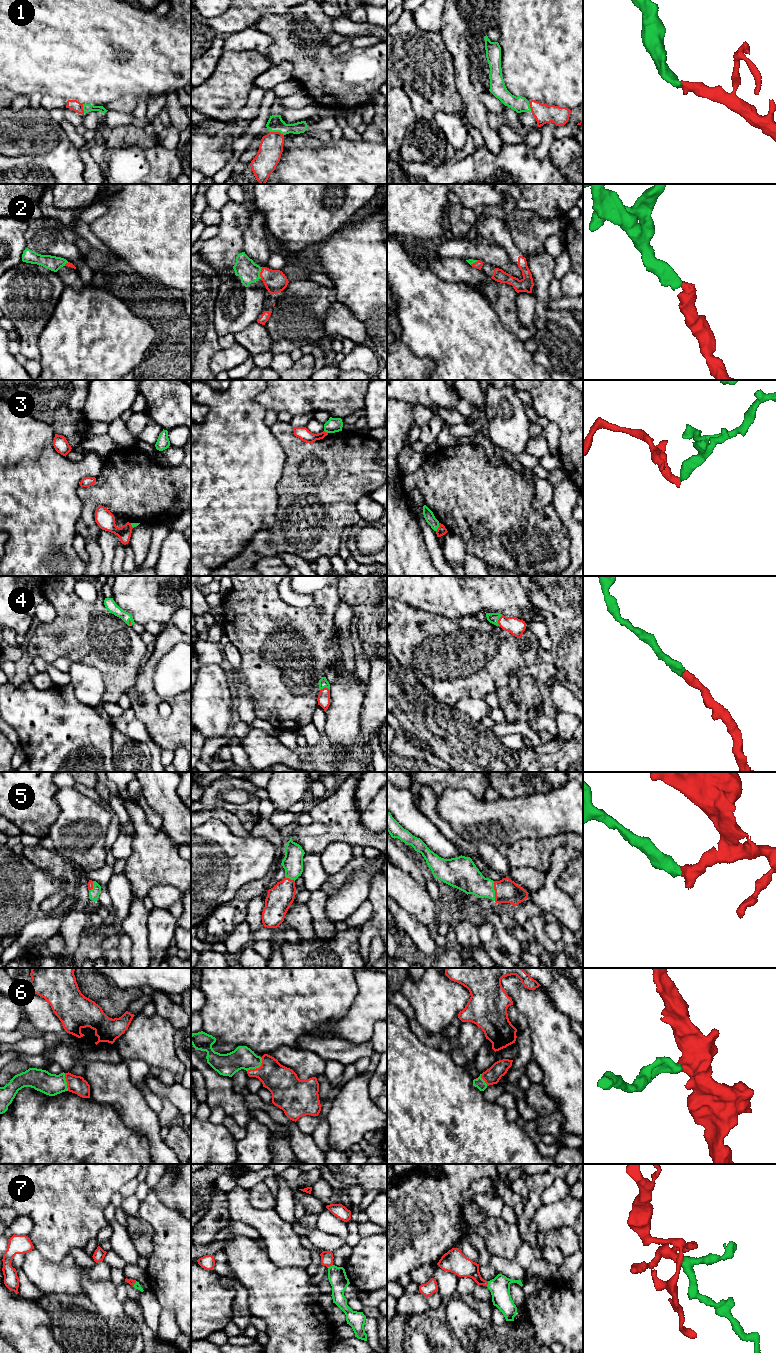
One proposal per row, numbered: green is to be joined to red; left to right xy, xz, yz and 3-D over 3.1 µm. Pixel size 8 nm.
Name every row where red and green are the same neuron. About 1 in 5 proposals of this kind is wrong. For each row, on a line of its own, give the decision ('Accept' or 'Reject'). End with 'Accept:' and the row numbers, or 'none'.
1: Accept
2: Accept
3: Reject
4: Accept
5: Accept
6: Accept
7: Accept
Accept: 1, 2, 4, 5, 6, 7

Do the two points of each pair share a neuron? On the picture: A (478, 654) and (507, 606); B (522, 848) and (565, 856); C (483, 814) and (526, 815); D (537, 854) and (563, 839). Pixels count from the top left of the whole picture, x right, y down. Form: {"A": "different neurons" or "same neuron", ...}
{"A": "different neurons", "B": "different neurons", "C": "same neuron", "D": "same neuron"}

